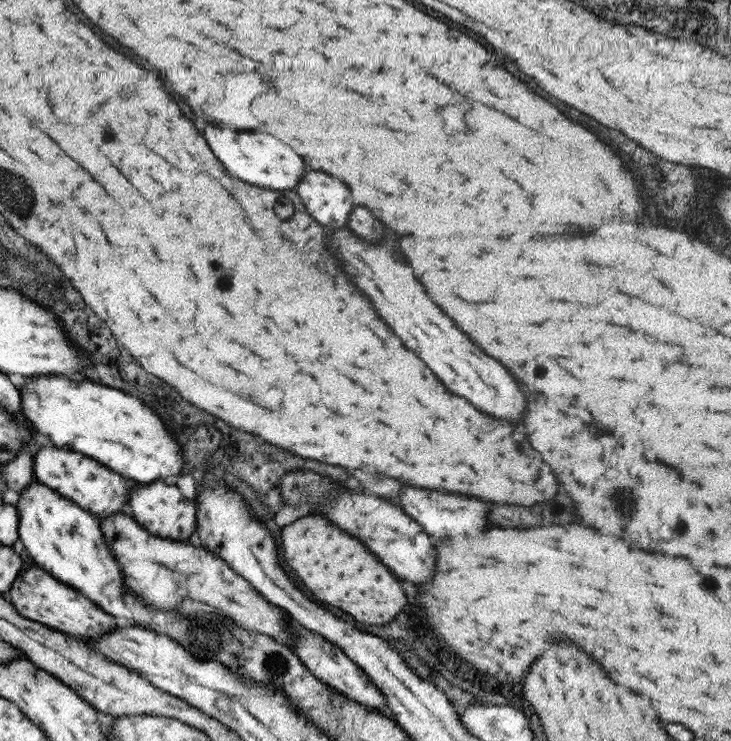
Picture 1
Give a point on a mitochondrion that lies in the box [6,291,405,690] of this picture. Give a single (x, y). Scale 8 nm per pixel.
(217, 638)

